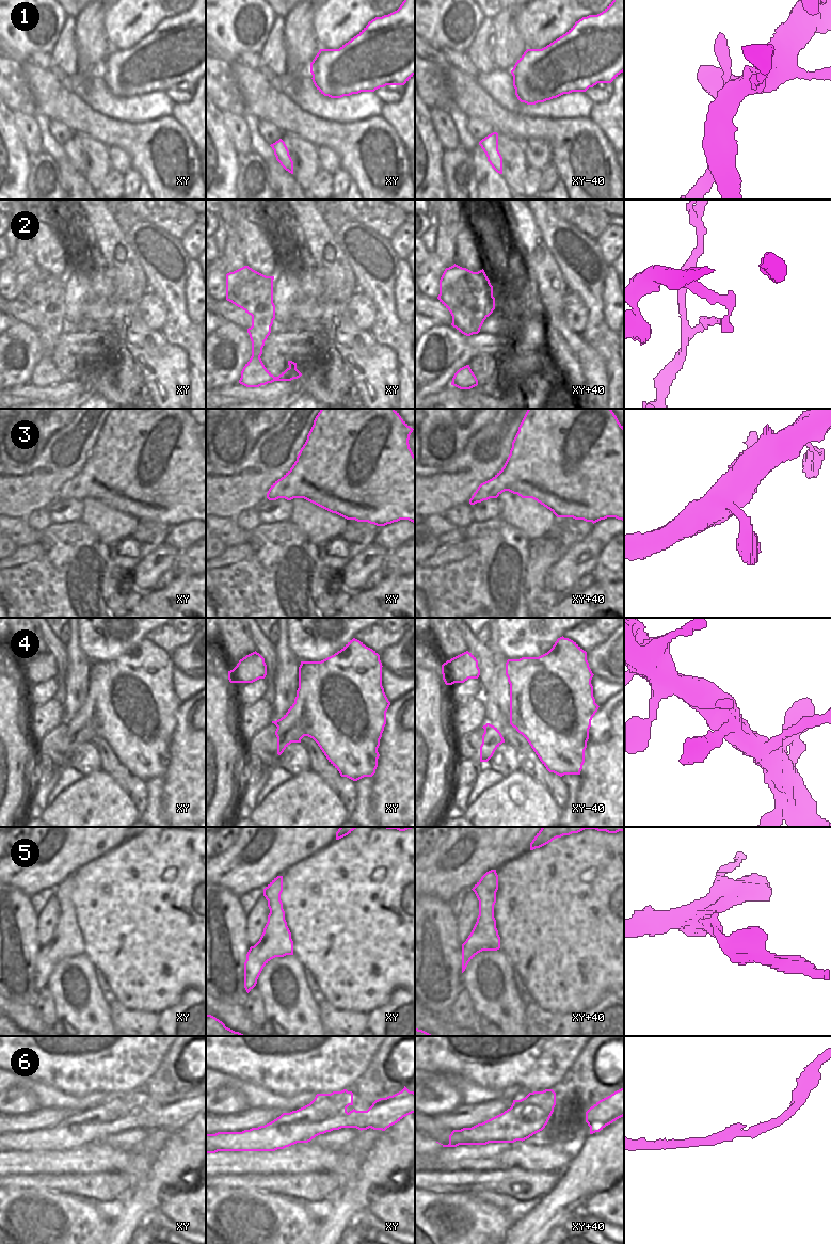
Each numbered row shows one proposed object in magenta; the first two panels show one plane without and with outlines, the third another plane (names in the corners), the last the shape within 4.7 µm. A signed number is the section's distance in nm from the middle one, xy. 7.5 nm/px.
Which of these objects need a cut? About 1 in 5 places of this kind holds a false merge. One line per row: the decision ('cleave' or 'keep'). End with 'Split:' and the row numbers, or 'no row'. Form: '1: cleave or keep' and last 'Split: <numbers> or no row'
1: keep
2: cleave
3: keep
4: keep
5: keep
6: keep
Split: 2

